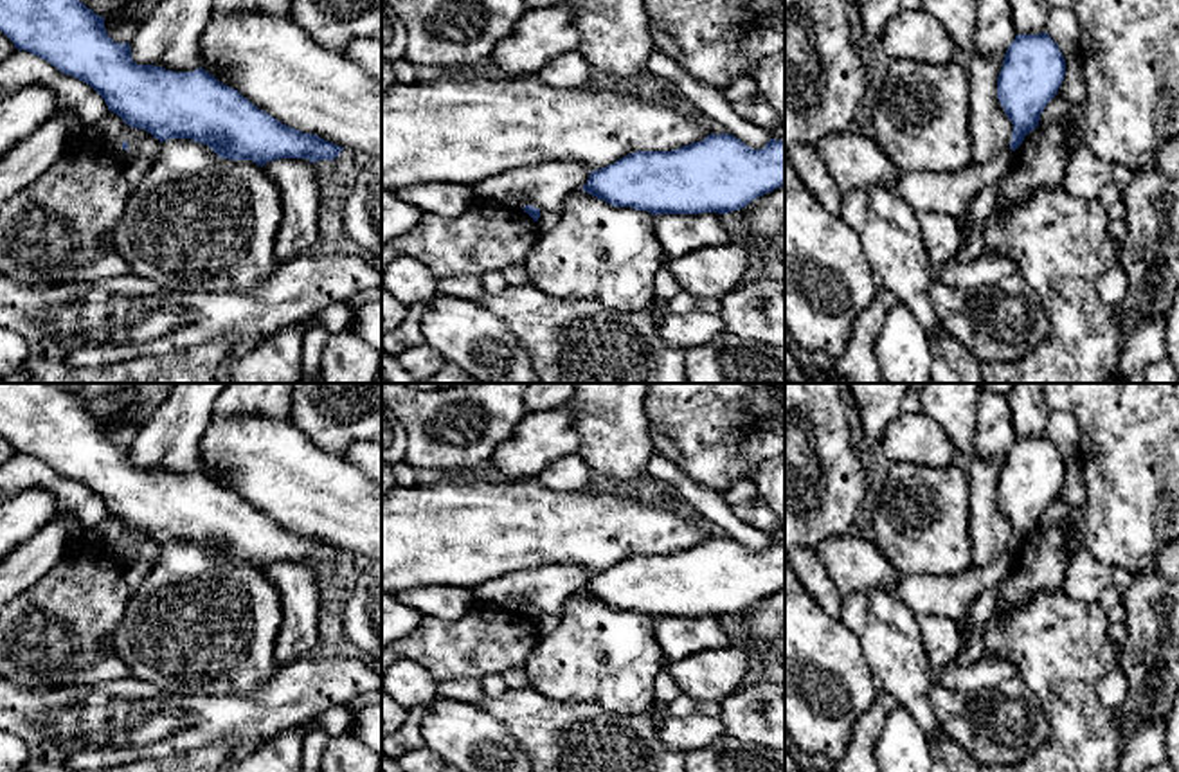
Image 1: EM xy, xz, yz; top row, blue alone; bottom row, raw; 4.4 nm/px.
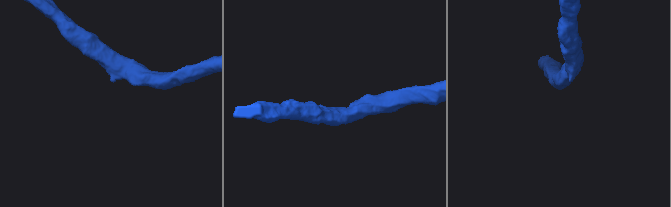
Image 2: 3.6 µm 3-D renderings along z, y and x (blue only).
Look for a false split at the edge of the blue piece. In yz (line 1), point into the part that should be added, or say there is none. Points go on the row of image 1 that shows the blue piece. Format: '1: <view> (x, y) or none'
1: none

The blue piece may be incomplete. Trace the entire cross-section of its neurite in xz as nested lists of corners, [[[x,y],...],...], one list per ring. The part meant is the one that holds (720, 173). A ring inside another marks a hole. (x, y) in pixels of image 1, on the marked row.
[[[729,133],[671,151],[635,151],[590,171],[581,191],[657,214],[727,214],[785,185],[785,140],[752,149]]]

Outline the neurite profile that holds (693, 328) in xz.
[[[689,311],[684,315],[666,315],[659,326],[661,338],[673,346],[689,349],[727,331],[718,313]]]

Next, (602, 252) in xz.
[[[574,193],[558,225],[538,236],[524,263],[531,284],[565,301],[599,301],[617,311],[646,308],[655,299],[657,272],[670,263],[653,220],[652,212]]]

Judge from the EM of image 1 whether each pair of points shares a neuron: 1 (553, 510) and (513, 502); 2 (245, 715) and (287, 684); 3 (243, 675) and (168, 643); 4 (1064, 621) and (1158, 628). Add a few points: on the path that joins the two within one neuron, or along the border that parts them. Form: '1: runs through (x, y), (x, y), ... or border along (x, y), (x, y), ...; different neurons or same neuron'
1: runs through (544, 510), (522, 510); same neuron
2: runs through (256, 715), (276, 695); same neuron
3: runs through (225, 657), (211, 643), (186, 643); same neuron
4: border along (1122, 643), (1118, 670); different neurons

